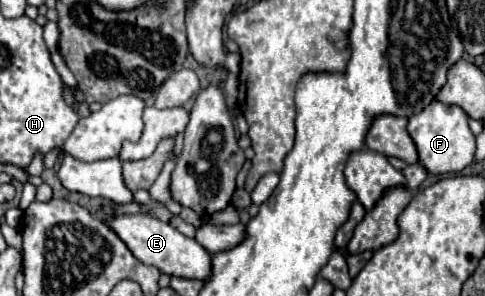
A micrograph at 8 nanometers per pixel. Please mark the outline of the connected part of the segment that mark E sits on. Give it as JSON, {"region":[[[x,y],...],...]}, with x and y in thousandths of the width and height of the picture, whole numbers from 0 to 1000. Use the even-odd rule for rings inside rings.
{"region":[[[280,720],[280,726],[223,726],[214,740],[223,767],[264,828],[272,861],[293,882],[297,895],[326,902],[334,922],[363,929],[363,936],[384,936],[384,943],[429,943],[433,936],[433,855],[412,834],[400,807],[375,794],[363,780],[351,753],[338,753],[305,720]]]}

